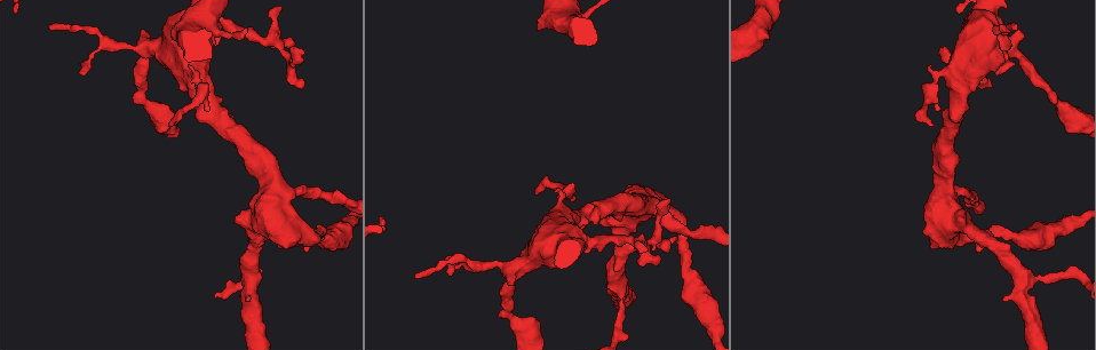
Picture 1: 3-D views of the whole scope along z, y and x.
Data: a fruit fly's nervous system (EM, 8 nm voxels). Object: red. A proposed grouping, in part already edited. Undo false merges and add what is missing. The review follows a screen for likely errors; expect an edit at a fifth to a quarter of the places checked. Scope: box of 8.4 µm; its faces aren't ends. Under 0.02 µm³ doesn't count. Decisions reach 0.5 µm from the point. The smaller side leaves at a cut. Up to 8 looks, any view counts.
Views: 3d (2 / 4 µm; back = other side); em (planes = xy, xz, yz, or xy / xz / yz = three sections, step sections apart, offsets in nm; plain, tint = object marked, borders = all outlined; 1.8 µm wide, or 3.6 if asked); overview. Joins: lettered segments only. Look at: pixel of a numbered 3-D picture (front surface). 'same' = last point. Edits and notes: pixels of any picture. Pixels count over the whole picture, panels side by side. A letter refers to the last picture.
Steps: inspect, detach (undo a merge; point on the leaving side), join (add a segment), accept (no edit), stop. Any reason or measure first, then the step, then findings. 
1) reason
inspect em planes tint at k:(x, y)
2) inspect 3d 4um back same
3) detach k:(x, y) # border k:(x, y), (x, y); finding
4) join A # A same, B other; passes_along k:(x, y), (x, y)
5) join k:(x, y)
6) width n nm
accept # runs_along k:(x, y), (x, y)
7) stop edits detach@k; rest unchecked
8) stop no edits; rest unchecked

free end
inspect em planes tint at 1:(933, 124)

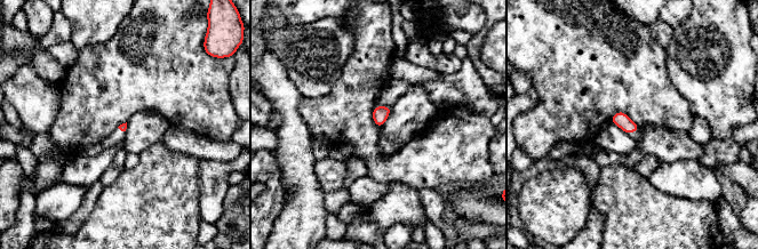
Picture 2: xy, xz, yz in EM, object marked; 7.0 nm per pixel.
inspect em planes borders same

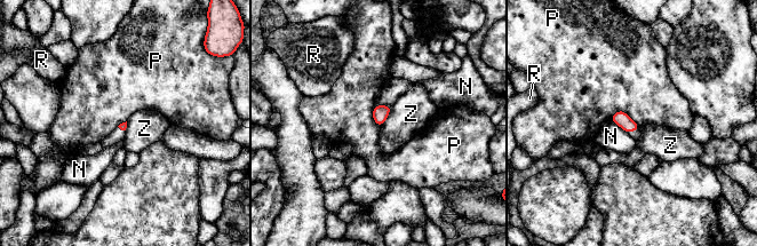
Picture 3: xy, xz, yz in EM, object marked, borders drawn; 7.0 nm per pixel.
accept # N other, P other, R other, Z other; border 3:(611, 117), (623, 111), (638, 126); no lettered segment goes on from it

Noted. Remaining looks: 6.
calibre changes
inspect 3d 4um at 1:(990, 45)

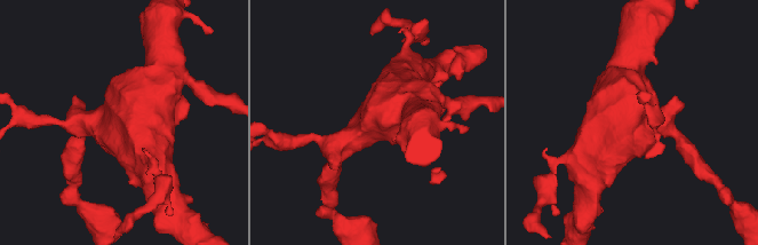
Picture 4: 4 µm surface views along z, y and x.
inspect em 3.6um xy step 8 borders at 4:(636, 122)

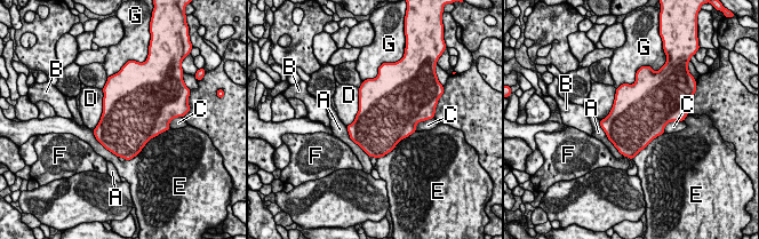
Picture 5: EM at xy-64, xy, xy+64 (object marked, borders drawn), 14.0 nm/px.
width 800 nm; longest_contact A 600 nm
accept # A other, B other, C other, D other, E other, F other, G other; continuous, no second cell

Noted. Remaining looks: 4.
arms part here
inspect em planes tint at 1:(620, 282)

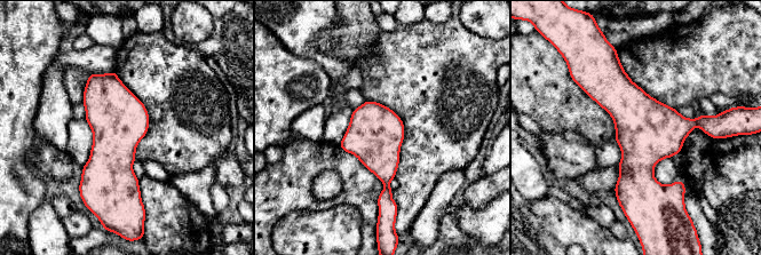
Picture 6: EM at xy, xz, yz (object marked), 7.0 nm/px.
see the neighbours
inspect em planes borders same

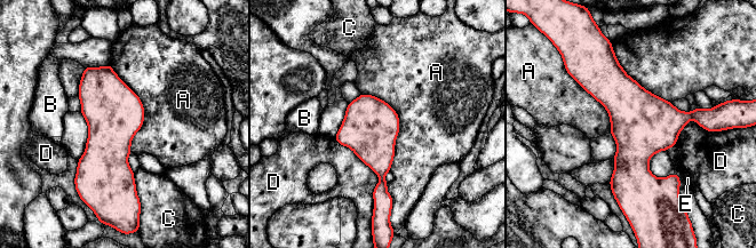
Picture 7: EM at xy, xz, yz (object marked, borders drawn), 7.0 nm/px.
accept # A other, B other, C other, D other, E other; all the same cell

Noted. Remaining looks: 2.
stop no edits; rest unchecked

